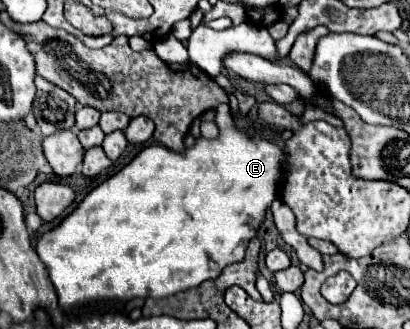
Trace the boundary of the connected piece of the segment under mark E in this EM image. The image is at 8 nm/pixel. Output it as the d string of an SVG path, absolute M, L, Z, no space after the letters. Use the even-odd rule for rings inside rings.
M228 104L216 108L216 124L220 128L216 140L198 138L184 154L176 154L160 144L144 148L118 174L96 186L60 226L38 238L36 254L48 270L62 310L94 300L172 296L196 288L204 280L218 278L224 266L244 258L250 238L256 236L268 206L278 196L284 154L274 142L250 138L236 130Z

